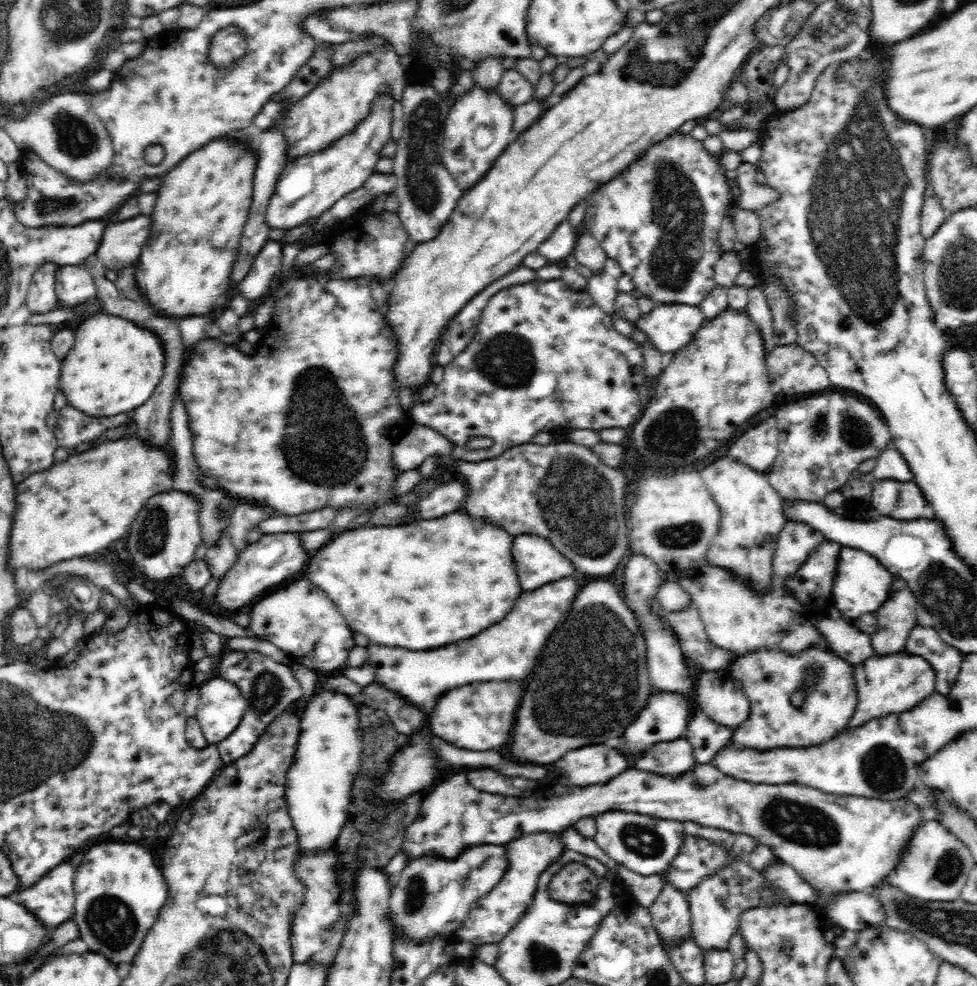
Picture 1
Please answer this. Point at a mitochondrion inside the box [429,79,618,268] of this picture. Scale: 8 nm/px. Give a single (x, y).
(460, 152)

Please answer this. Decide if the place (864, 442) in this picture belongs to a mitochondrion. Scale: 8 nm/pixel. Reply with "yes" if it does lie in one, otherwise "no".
yes

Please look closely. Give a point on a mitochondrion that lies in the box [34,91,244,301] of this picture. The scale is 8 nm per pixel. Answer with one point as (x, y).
(76, 138)

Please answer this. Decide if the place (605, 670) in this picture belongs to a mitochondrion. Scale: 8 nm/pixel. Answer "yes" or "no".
yes

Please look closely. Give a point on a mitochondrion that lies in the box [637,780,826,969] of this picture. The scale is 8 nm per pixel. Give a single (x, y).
(790, 942)

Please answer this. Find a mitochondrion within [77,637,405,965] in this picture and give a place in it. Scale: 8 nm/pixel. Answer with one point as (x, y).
(111, 921)

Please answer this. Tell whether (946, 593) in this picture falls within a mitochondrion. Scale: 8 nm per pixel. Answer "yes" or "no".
yes

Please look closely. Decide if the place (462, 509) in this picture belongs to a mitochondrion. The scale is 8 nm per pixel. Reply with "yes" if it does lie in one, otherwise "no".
no

